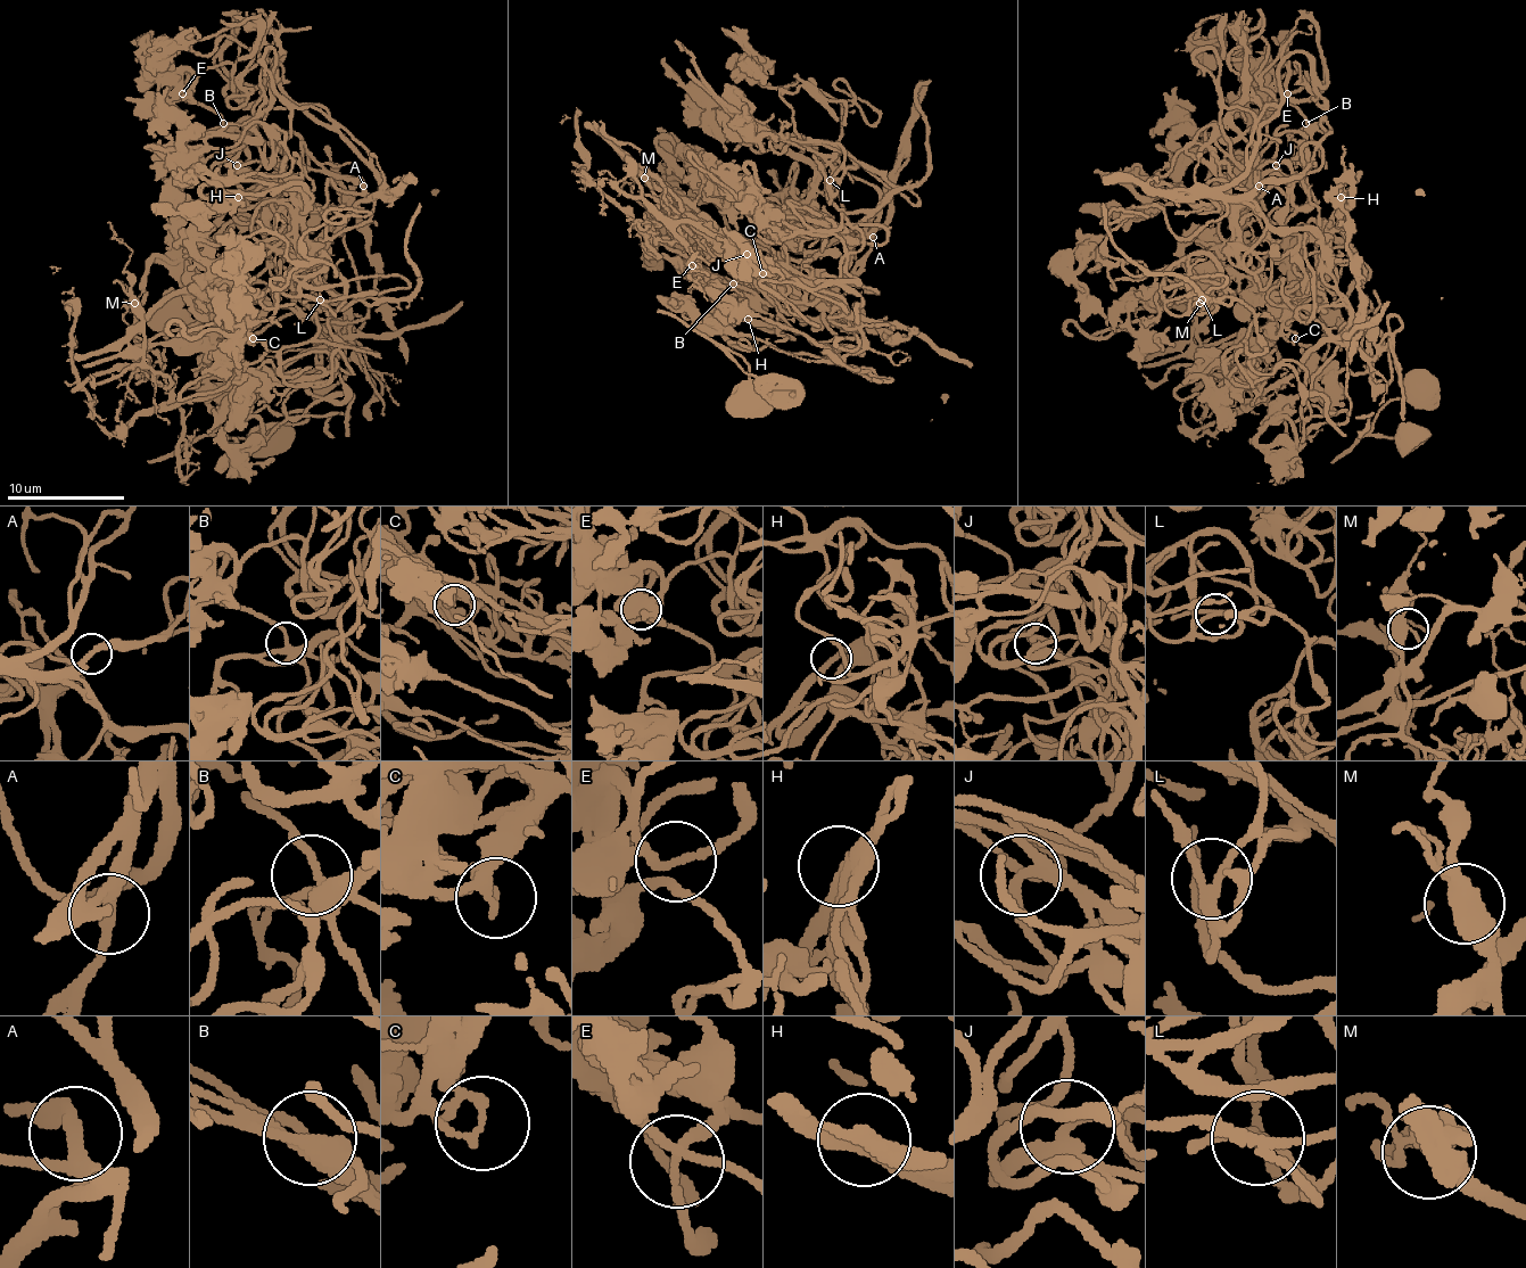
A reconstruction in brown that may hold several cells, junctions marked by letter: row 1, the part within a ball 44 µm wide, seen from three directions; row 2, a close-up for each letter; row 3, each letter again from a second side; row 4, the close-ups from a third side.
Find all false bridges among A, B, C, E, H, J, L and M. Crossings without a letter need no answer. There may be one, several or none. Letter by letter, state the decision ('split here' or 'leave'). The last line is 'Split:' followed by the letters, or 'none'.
A: leave
B: leave
C: split here
E: leave
H: leave
J: leave
L: leave
M: split here
Split: C, M

